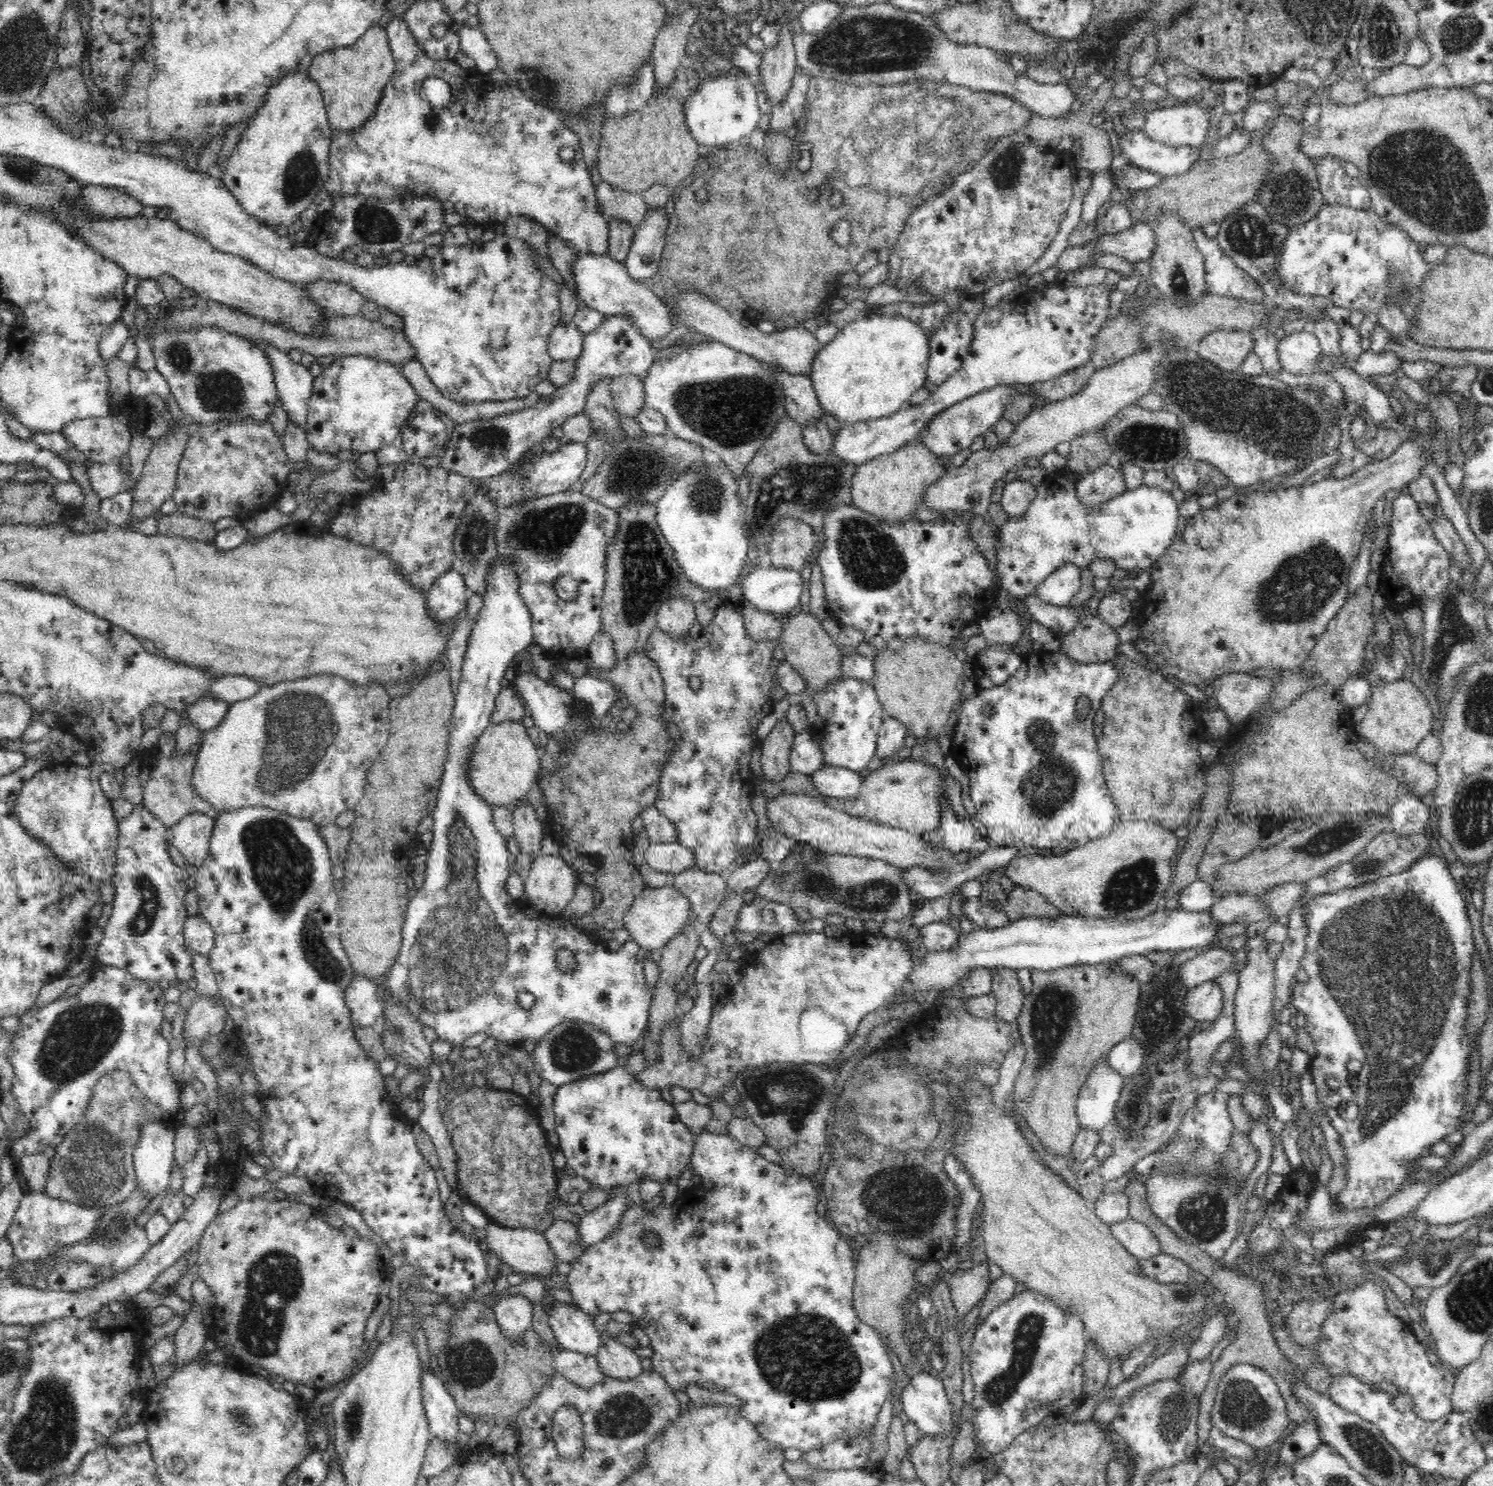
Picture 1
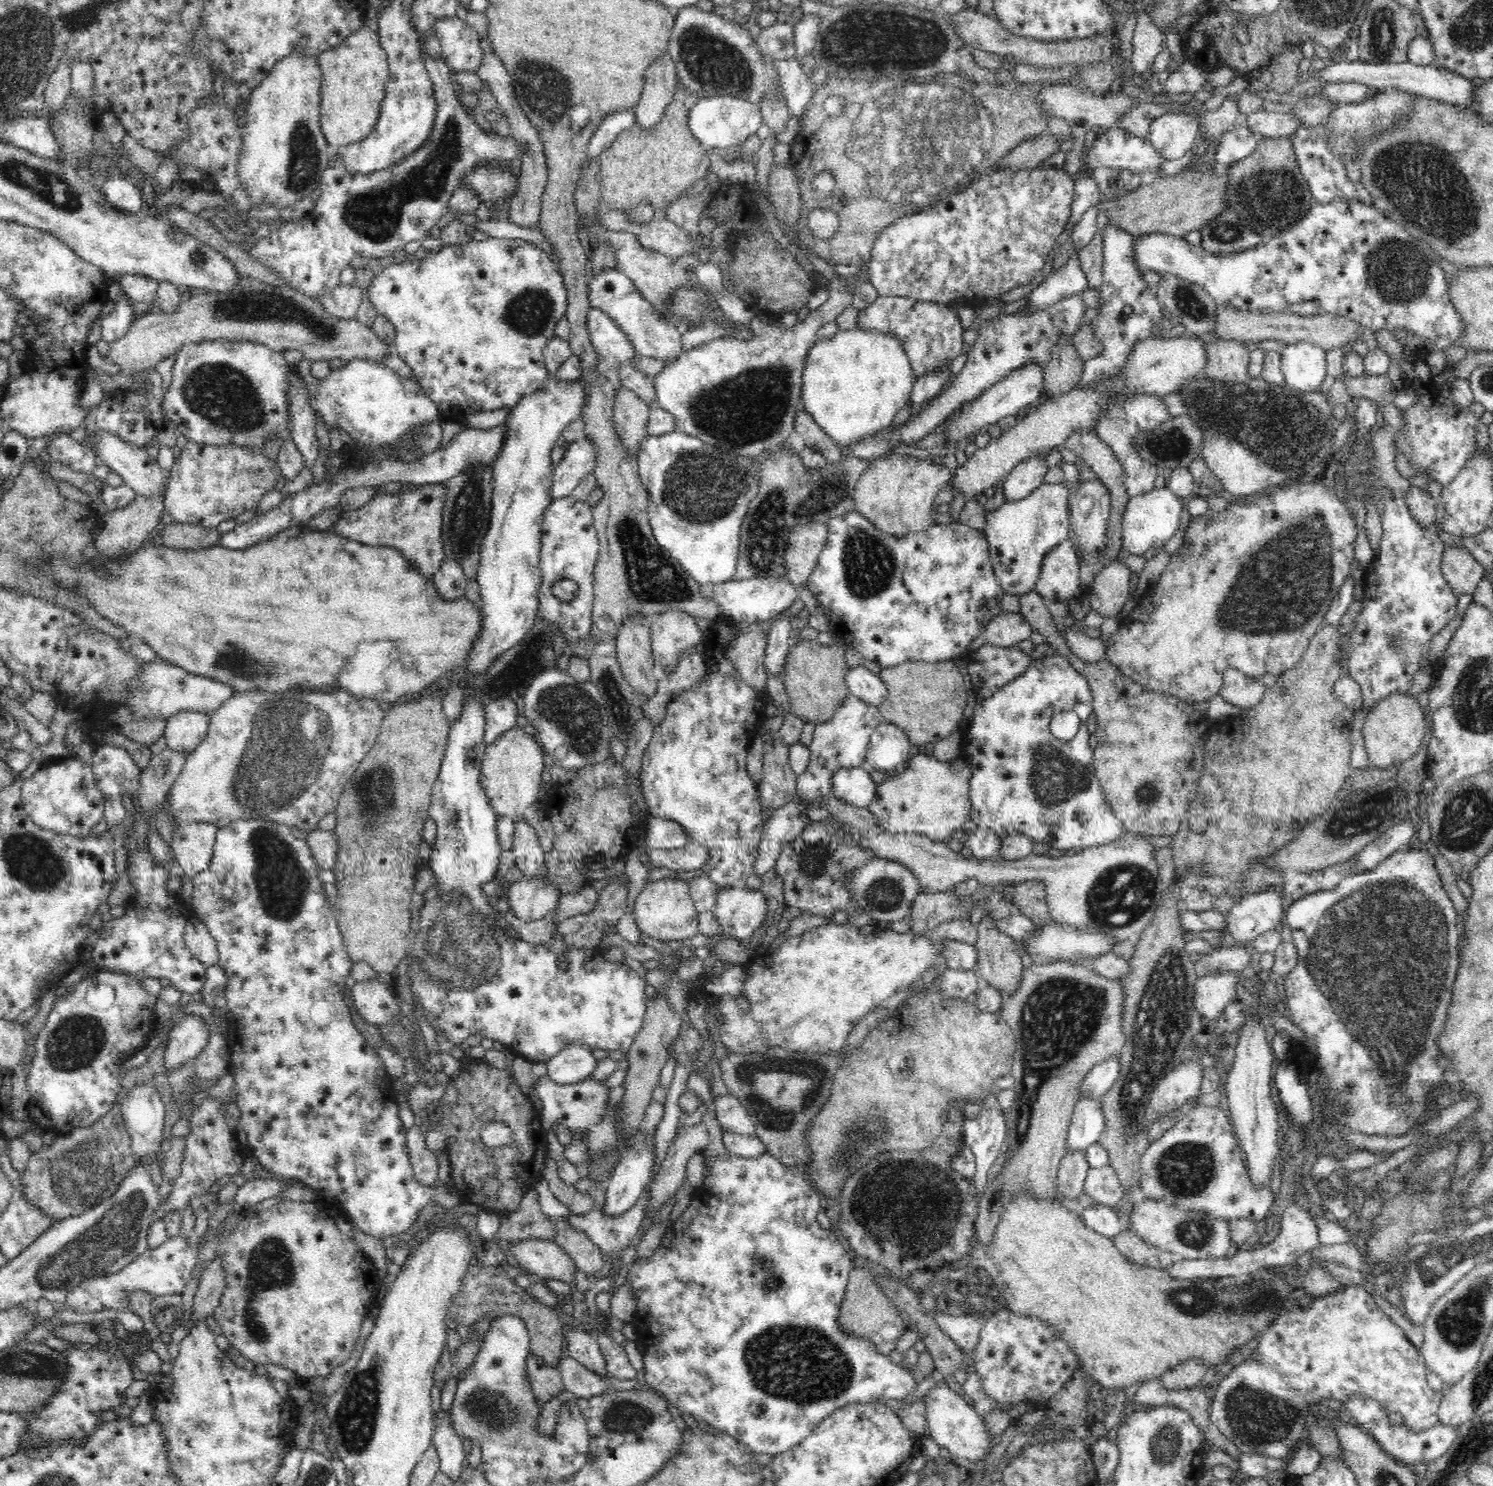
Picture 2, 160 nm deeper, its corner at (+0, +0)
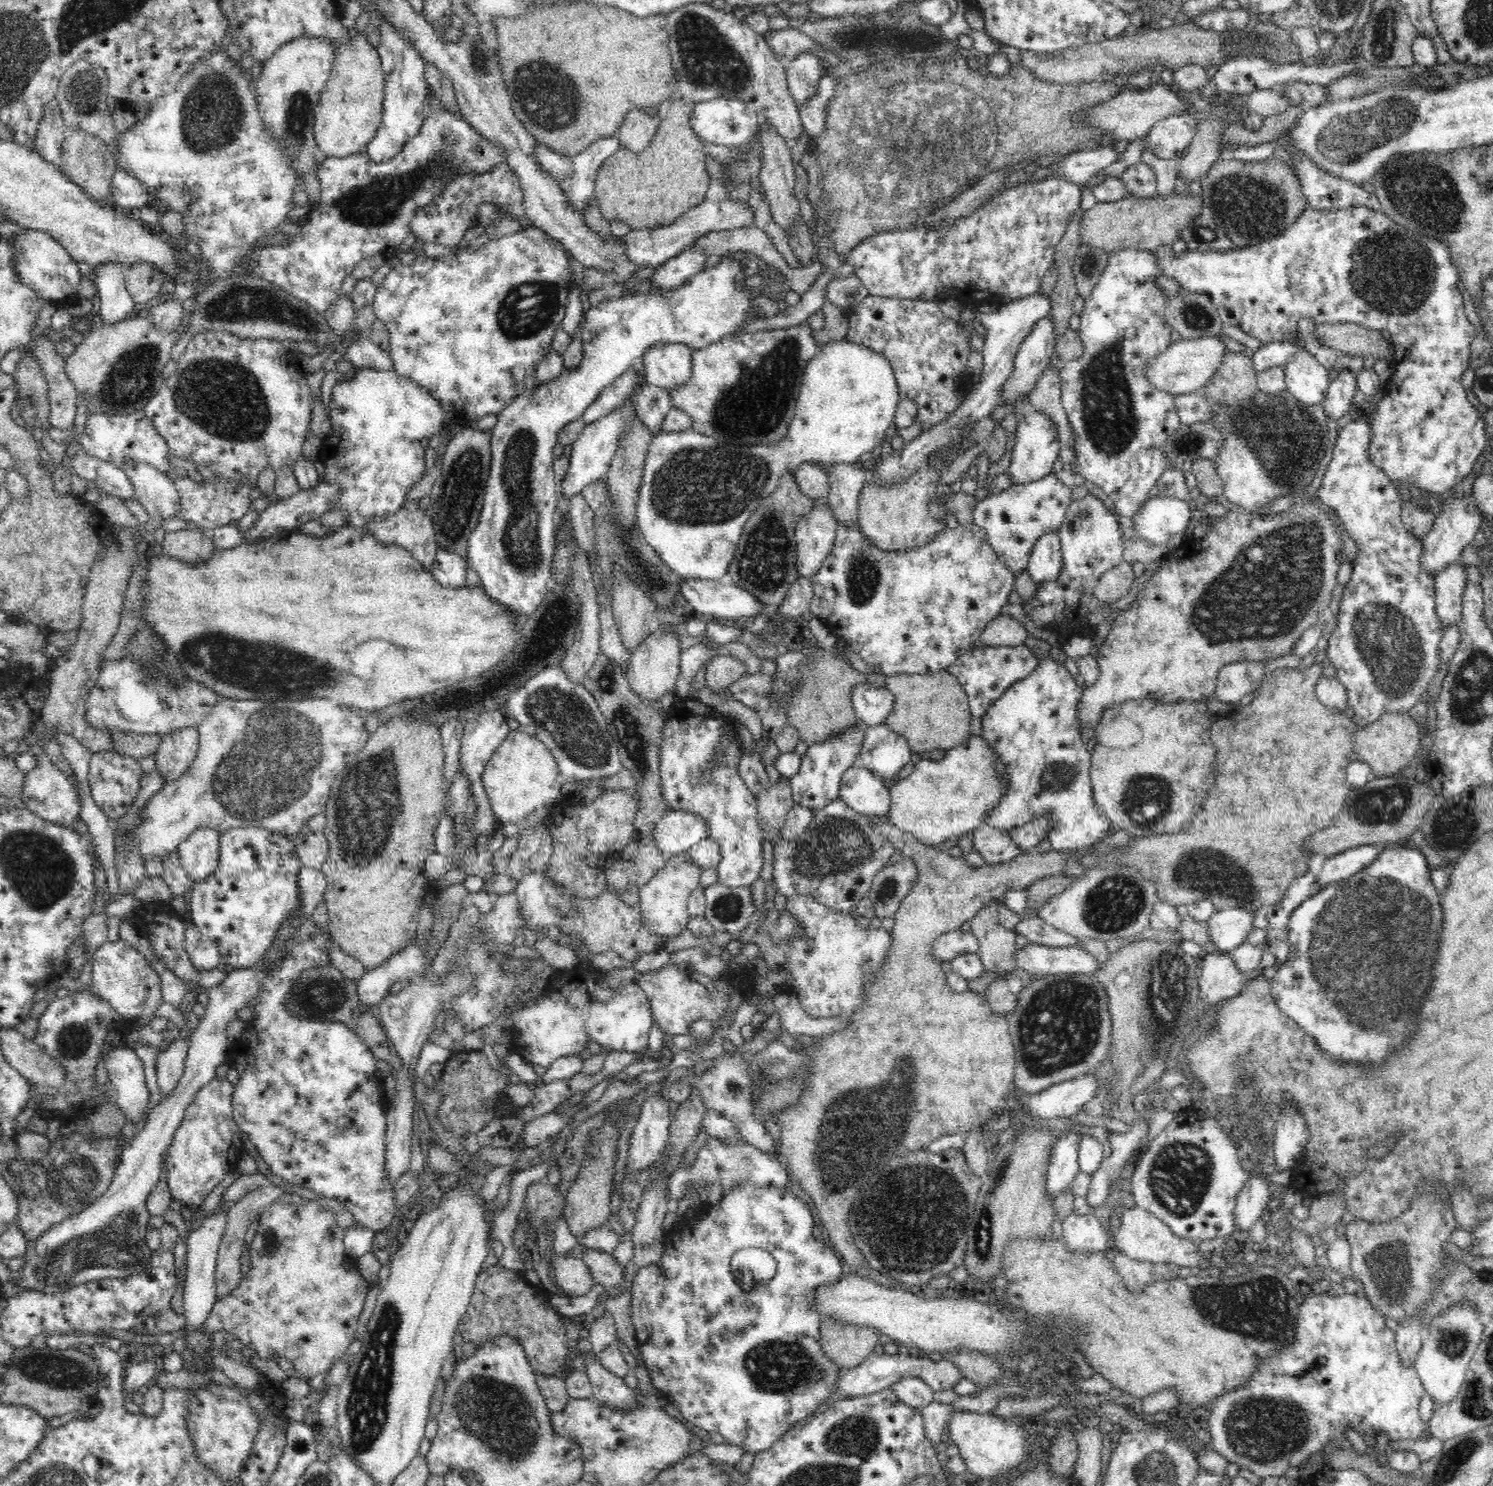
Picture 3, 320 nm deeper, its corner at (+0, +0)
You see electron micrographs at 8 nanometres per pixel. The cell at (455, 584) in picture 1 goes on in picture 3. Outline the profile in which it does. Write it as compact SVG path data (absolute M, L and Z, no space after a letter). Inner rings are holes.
M440 546L436 549L435 561L430 571L442 586L453 589L464 587L466 569L466 557L448 552Z

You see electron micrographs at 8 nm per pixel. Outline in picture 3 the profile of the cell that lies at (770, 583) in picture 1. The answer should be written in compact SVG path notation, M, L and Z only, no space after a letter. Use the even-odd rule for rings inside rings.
M686 577L679 594L688 601L698 614L712 614L718 620L732 623L733 620L753 620L765 607L747 590L731 582L702 580Z

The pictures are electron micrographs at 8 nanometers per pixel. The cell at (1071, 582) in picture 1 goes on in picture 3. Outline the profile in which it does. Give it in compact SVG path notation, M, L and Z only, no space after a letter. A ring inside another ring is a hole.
M1046 533L1034 543L1027 562L1027 571L1036 584L1055 581L1063 567L1059 533Z

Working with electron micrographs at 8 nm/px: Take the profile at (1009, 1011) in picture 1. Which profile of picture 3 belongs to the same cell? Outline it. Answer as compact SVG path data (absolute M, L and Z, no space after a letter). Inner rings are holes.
M990 899L989 903L977 910L972 921L972 934L978 939L978 954L984 963L984 970L1012 972L1015 969L1015 931L1006 931L999 925L1001 901Z

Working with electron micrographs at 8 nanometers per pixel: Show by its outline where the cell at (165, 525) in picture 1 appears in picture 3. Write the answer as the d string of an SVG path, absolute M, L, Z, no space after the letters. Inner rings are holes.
M198 528L170 531L162 545L162 554L188 564L206 562L215 551L212 533Z

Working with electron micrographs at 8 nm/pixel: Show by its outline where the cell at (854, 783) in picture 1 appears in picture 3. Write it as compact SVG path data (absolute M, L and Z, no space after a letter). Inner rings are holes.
M850 767L841 779L840 798L861 815L887 816L890 790L885 782L867 768Z

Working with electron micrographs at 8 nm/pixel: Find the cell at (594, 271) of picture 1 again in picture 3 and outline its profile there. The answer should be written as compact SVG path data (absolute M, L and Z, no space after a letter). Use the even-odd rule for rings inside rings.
M662 342L652 346L640 359L645 384L663 388L666 392L682 386L692 378L692 352L679 342Z

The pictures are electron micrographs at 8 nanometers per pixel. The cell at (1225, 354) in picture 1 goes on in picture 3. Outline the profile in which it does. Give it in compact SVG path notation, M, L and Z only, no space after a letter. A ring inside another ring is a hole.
M1227 351L1212 380L1204 386L1205 396L1214 404L1236 406L1250 400L1259 390L1254 363L1245 353Z

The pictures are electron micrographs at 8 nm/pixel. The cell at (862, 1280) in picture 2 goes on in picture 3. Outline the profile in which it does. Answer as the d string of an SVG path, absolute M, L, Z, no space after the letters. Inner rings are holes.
M826 1318L820 1325L819 1341L823 1353L845 1372L862 1364L874 1353L874 1346L884 1342L884 1337L867 1326L852 1326Z

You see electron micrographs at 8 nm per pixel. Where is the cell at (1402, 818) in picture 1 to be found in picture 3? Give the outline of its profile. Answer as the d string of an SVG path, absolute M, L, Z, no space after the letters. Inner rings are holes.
M1368 844L1328 857L1317 875L1317 883L1325 887L1332 882L1350 878L1366 865L1372 864L1383 850L1384 846L1379 844Z

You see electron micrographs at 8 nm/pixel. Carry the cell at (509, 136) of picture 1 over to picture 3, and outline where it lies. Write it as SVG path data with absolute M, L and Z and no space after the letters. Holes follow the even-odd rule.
M381 19L378 52L381 58L385 89L382 106L382 118L374 138L366 146L366 155L375 163L386 162L394 158L404 145L414 138L425 120L425 96L429 84L425 81L426 62L417 50L402 38L387 20Z

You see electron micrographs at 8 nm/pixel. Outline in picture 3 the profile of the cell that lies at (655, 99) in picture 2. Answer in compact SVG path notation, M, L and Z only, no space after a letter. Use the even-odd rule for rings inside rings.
M632 108L618 130L621 148L632 152L646 150L654 140L663 114L663 111L657 111L650 116L641 108Z

